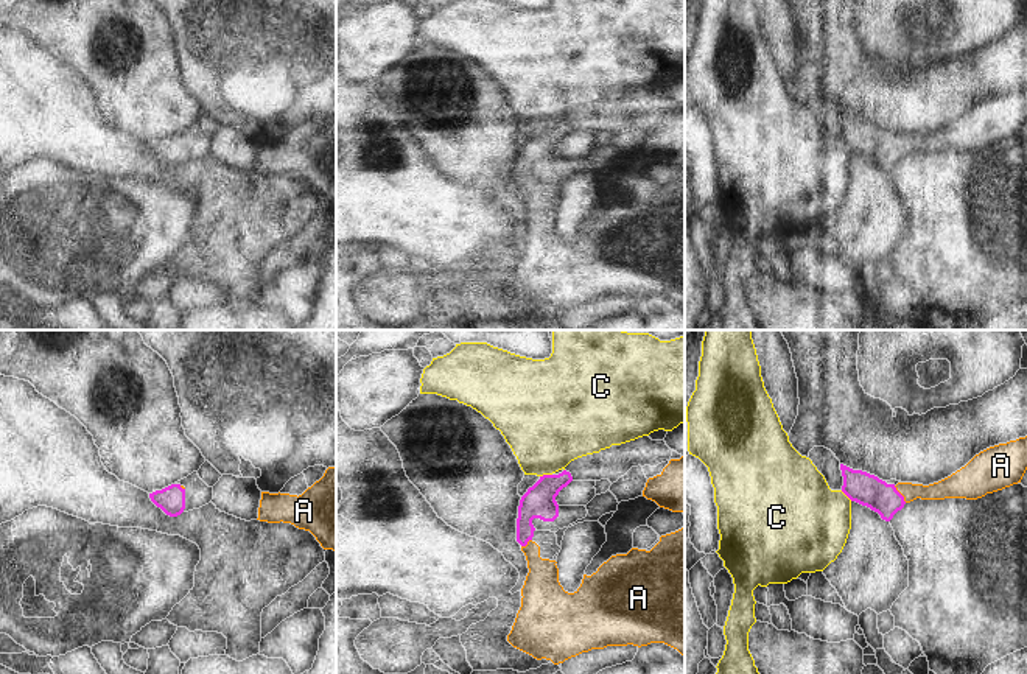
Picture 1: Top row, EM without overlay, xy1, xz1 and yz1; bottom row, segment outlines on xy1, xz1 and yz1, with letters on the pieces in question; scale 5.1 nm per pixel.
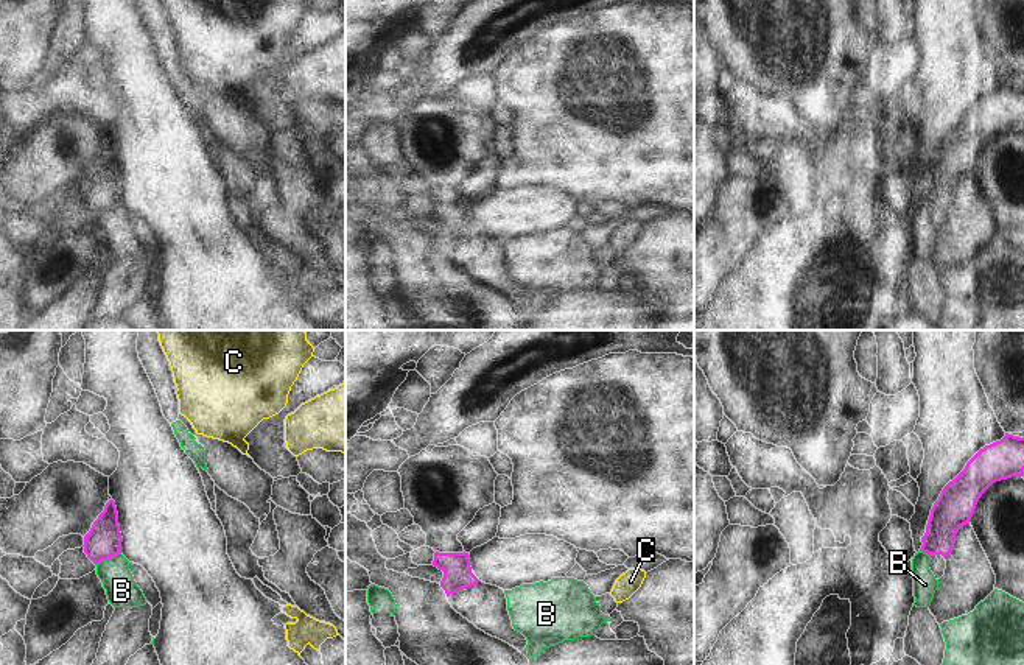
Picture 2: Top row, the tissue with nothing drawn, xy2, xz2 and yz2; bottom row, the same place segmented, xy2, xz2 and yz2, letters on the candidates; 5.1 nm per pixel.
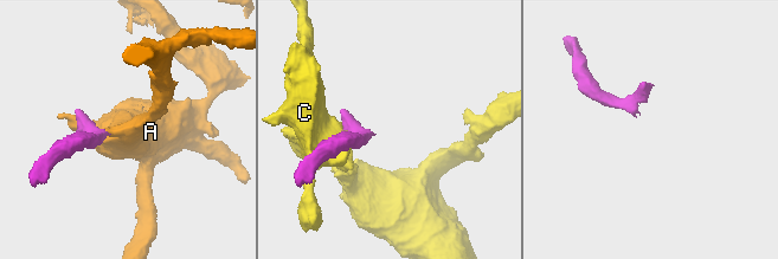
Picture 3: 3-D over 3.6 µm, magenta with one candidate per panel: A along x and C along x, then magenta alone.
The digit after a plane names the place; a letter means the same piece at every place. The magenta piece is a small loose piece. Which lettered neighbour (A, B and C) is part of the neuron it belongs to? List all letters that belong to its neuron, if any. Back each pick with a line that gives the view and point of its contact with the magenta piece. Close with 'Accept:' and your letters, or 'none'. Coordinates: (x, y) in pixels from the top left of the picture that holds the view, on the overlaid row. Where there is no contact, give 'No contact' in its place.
A: Touches magenta at yz1 (900, 494)
Accept: A

